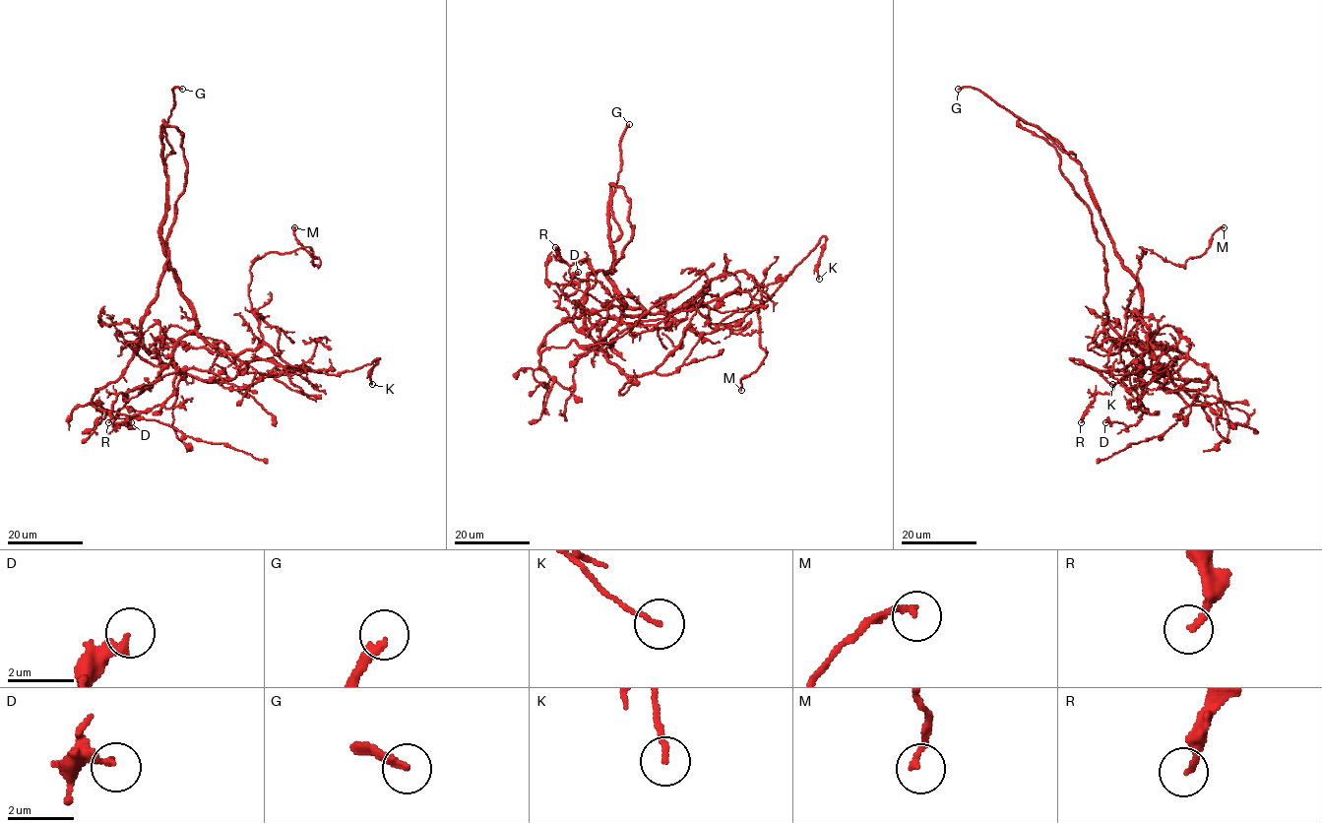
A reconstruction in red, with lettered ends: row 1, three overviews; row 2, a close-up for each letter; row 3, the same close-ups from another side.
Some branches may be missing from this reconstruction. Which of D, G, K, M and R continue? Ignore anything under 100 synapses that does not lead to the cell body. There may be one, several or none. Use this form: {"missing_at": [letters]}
{"missing_at": ["G"]}

